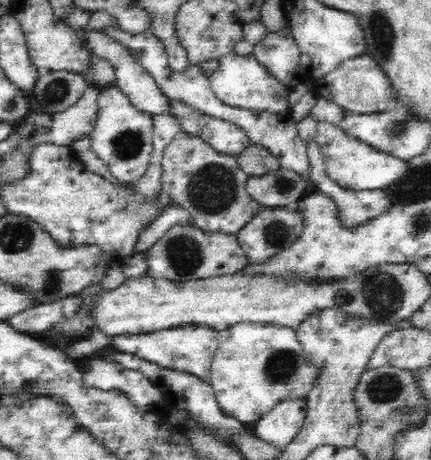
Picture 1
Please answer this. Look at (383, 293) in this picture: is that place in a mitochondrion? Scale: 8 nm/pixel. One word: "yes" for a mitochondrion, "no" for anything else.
yes

